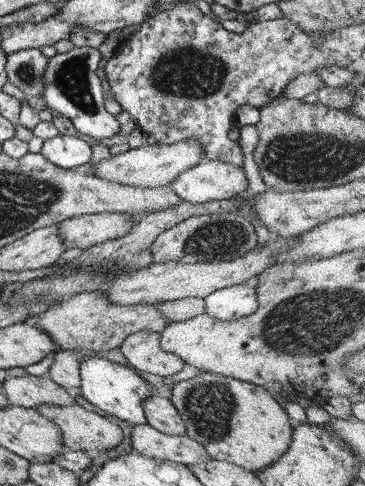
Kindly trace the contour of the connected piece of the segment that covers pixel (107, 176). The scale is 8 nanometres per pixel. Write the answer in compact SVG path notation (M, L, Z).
M184 140L178 144L154 144L154 146L142 146L138 149L131 149L124 154L110 156L108 160L102 160L98 164L93 164L94 174L102 180L118 182L132 187L143 187L146 189L157 187L169 187L178 174L184 170L193 168L203 160L204 152L202 146L196 140Z

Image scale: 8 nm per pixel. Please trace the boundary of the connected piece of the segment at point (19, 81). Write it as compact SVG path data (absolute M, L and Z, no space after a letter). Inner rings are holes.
M32 48L10 54L6 58L7 81L18 87L26 98L42 97L44 72L49 58L42 50Z

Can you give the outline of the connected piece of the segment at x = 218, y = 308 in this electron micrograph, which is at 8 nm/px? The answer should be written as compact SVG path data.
M255 282L241 283L212 292L204 299L204 312L222 322L246 318L258 309Z

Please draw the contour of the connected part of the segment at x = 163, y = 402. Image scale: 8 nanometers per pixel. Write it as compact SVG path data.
M151 395L142 402L142 410L151 428L166 435L185 435L184 424L170 400Z

